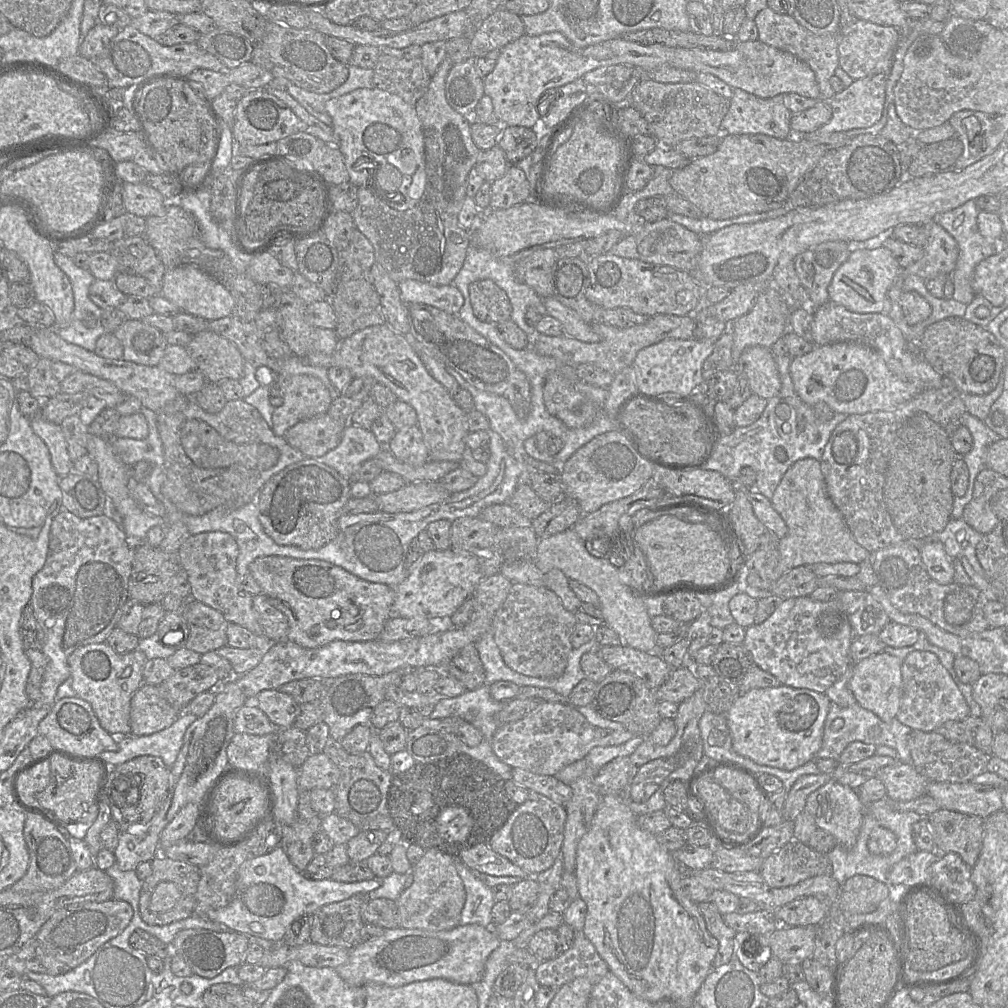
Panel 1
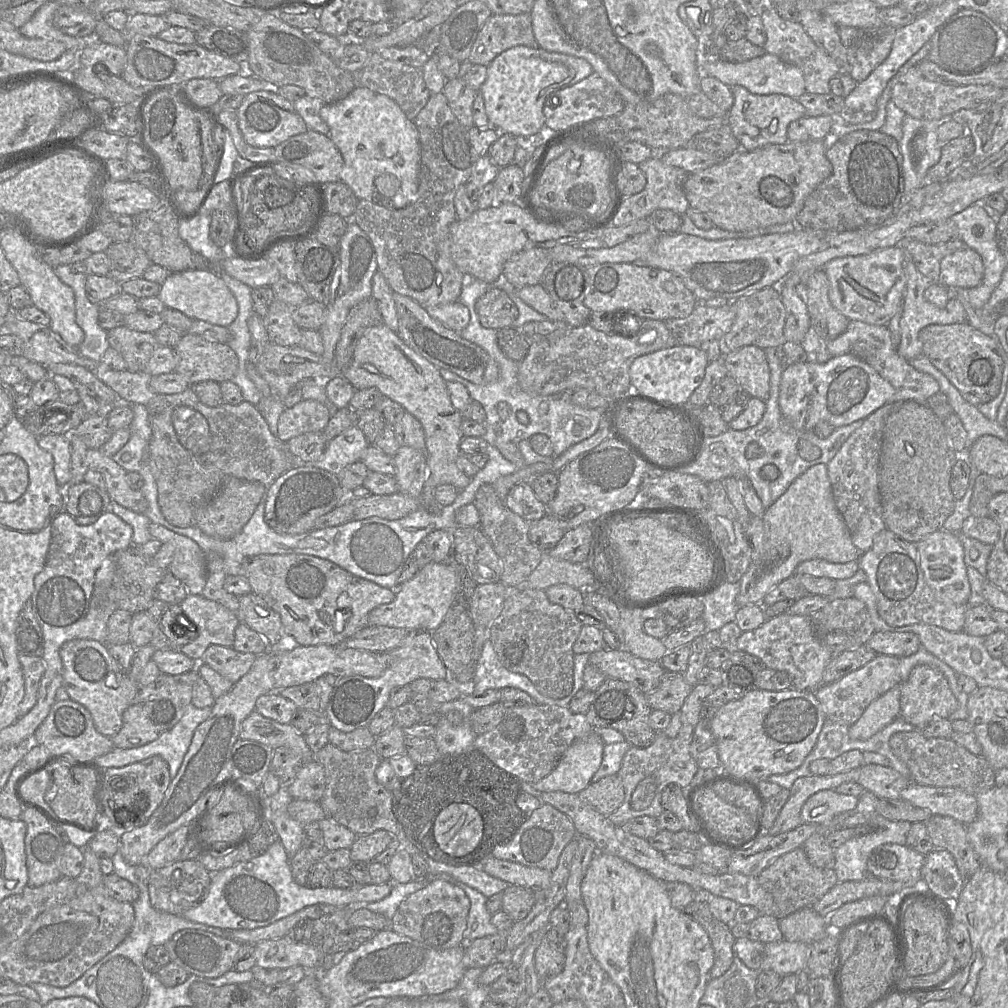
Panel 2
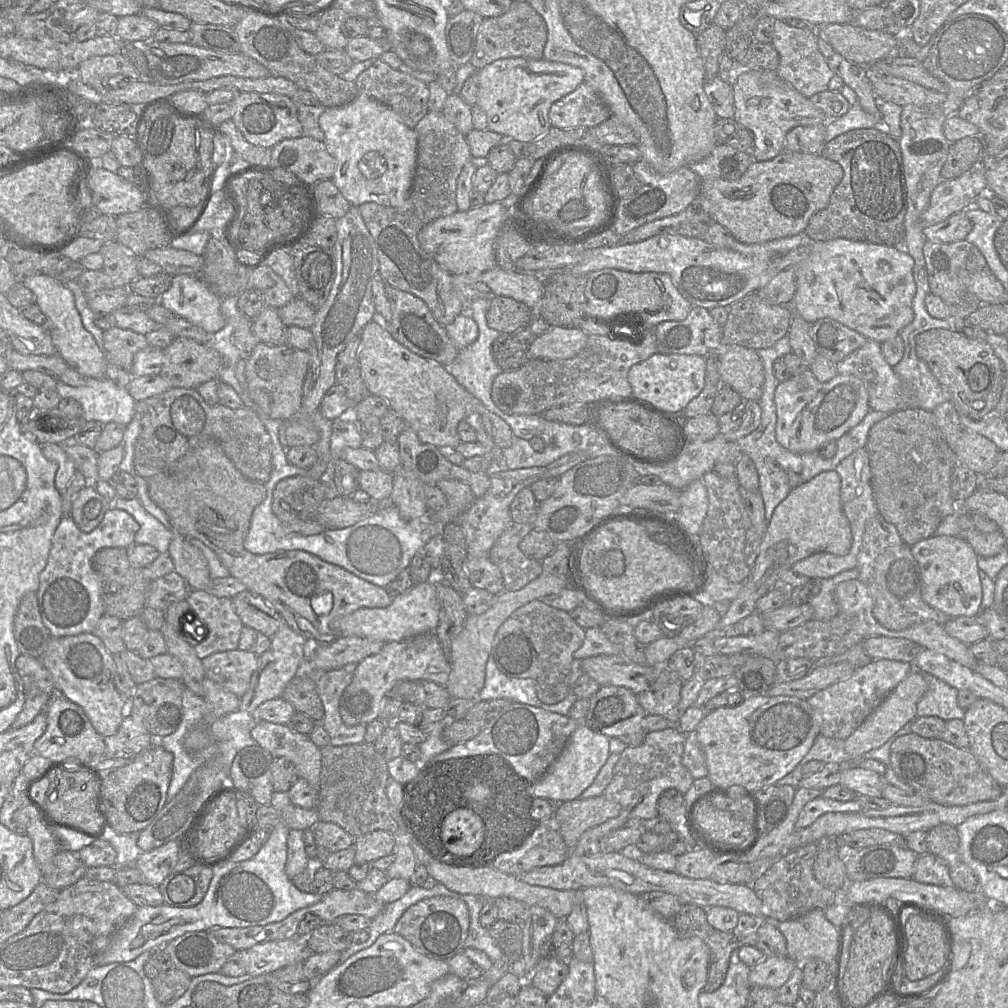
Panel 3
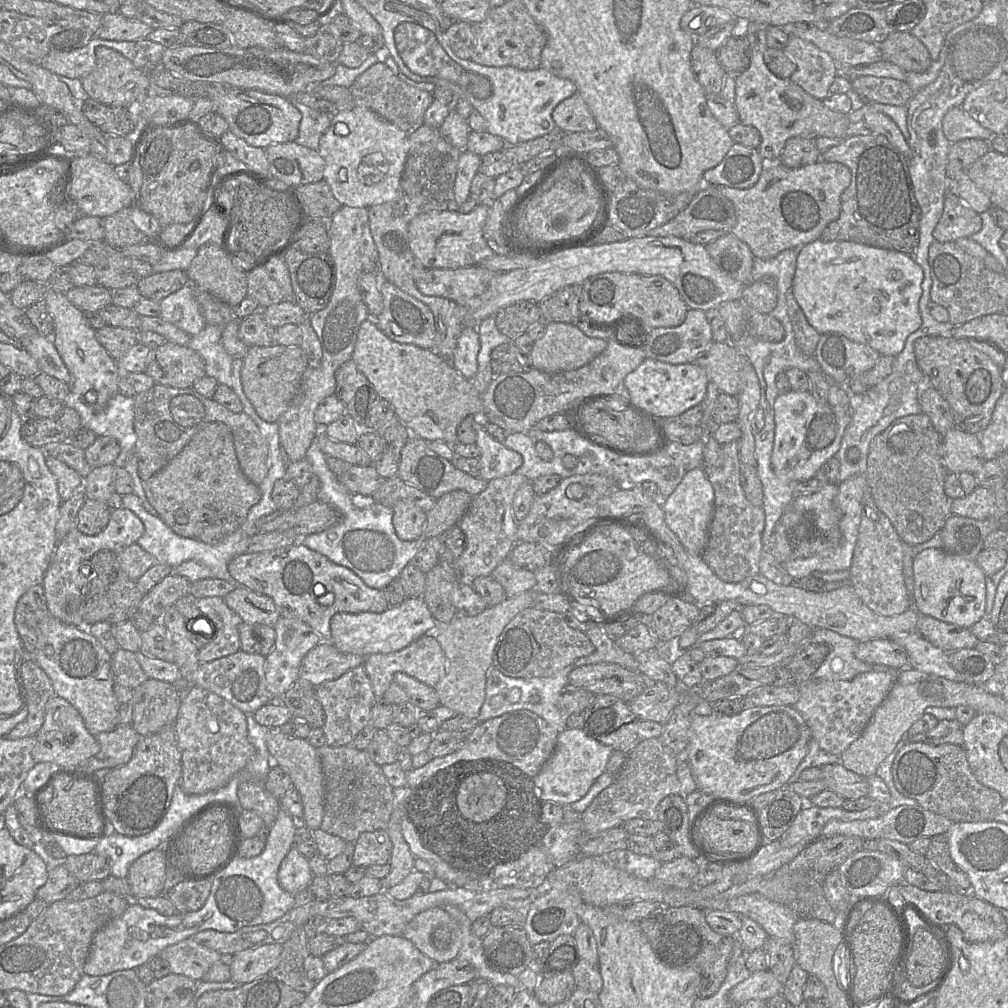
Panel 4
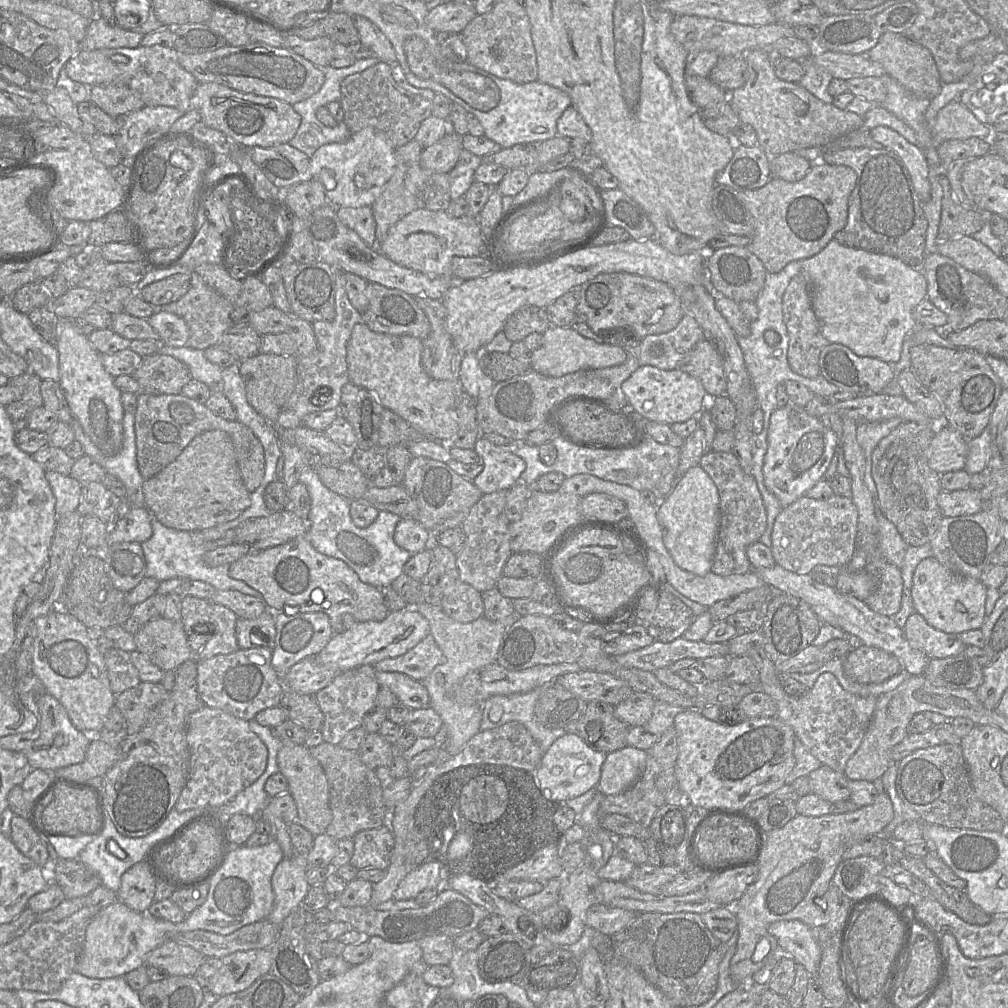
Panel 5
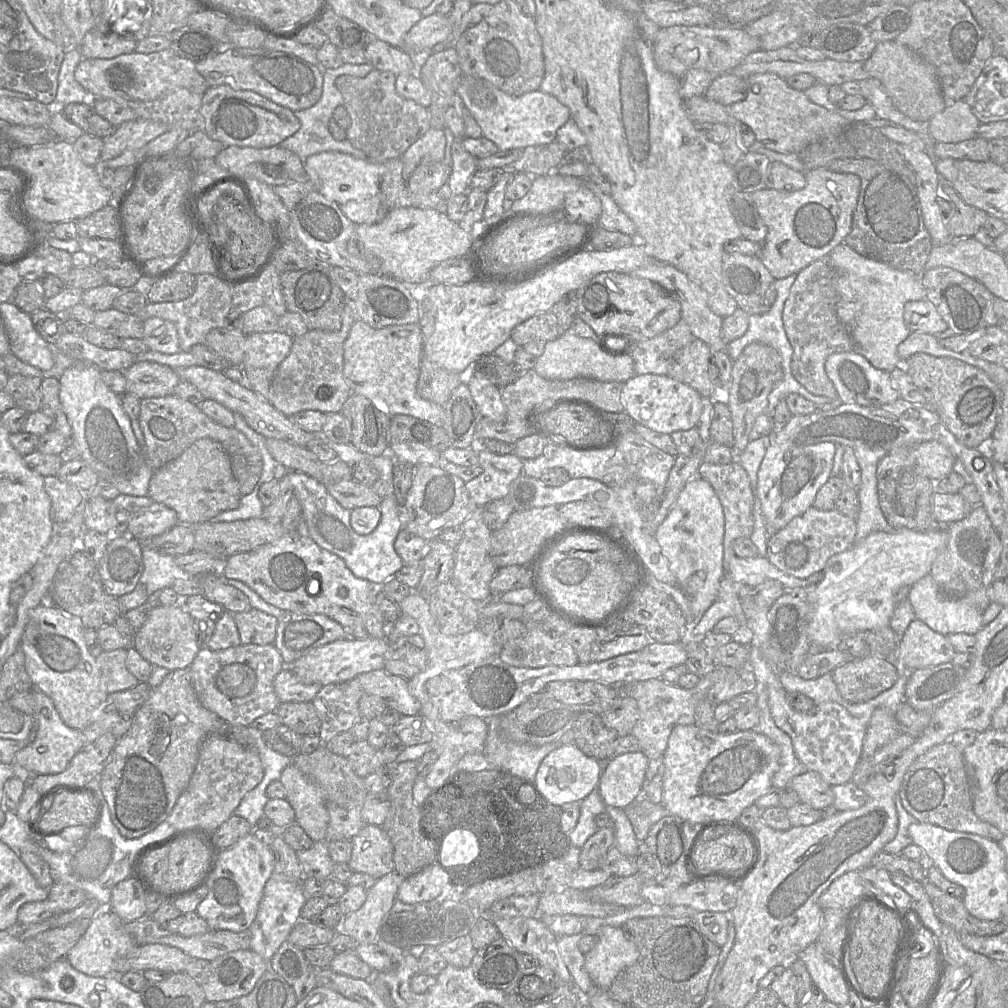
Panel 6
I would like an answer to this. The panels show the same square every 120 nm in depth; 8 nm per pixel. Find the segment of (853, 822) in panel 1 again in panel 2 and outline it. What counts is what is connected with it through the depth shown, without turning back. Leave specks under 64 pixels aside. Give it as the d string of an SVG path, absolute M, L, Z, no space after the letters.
M834 789L821 790L810 796L801 810L803 823L826 826L837 815L853 810L858 804L858 797L844 795Z

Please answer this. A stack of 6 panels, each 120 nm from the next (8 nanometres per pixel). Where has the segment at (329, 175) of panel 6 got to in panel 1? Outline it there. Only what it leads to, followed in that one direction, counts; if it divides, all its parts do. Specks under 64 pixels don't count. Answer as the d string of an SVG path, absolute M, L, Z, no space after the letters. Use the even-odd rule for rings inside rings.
M359 88L329 100L325 107L339 138L349 182L366 187L395 210L405 211L415 206L426 187L424 136L415 106L379 88ZM379 165L393 165L401 173L402 183L397 190L383 192L371 180L371 173L373 177Z

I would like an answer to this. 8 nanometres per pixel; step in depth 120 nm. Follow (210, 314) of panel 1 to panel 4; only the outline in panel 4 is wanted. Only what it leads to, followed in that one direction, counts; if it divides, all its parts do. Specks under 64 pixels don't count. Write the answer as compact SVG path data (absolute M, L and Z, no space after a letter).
M188 282L180 290L161 300L160 318L182 329L191 337L206 326L195 298L196 287Z

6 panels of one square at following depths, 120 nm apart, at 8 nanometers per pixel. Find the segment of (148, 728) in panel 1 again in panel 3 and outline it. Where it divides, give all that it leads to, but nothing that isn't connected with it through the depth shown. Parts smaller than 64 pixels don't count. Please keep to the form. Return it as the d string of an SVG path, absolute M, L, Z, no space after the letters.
M131 714L124 716L118 731L105 736L105 756L133 759L155 743L154 737Z

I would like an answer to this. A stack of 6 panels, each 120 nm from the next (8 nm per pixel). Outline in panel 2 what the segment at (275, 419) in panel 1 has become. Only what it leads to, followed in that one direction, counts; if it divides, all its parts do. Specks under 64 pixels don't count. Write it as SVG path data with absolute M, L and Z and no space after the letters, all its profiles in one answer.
M302 400L291 408L285 409L278 420L278 439L287 443L290 439L310 432L324 432L330 420L330 410L315 400Z

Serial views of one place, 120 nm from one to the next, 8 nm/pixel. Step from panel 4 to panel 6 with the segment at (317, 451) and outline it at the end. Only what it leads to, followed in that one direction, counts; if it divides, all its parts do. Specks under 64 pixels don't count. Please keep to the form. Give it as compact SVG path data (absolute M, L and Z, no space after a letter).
M384 454L370 458L371 466L374 467L383 481L391 484L391 491L386 495L378 505L381 513L380 521L373 532L368 535L357 534L350 524L351 511L343 508L337 500L329 493L326 486L315 478L301 472L287 472L288 479L293 486L293 495L297 498L301 505L302 514L307 524L307 528L311 538L323 549L340 557L348 567L348 569L357 577L365 579L374 586L381 587L387 580L393 578L395 574L403 567L403 562L400 556L394 549L395 538L398 533L404 528L403 521L399 516L397 502L393 492L393 470L396 461L390 454Z

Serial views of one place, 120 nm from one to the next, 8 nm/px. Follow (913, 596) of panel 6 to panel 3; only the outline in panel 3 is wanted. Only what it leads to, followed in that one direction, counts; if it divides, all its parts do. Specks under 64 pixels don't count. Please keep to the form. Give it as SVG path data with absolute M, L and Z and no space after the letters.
M931 536L911 546L921 575L921 596L925 603L948 618L976 617L983 597L978 556L961 536Z

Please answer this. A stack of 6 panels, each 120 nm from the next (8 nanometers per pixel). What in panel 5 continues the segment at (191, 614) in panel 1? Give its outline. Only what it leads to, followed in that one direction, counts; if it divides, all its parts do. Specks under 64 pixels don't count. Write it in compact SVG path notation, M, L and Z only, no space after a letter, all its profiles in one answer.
M210 601L209 620L214 626L214 635L196 656L208 659L216 655L225 655L239 649L235 627L238 617L228 608Z

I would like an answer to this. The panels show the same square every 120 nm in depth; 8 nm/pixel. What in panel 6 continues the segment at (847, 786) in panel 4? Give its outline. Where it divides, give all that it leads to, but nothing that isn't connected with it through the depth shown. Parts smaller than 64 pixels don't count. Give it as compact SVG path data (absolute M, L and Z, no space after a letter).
M813 771L793 777L788 788L797 793L800 802L808 804L816 810L823 810L831 806L834 801L832 786Z

